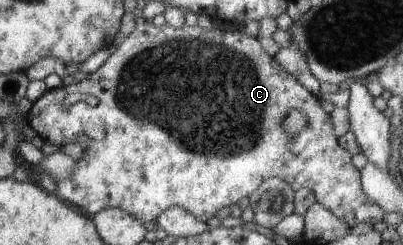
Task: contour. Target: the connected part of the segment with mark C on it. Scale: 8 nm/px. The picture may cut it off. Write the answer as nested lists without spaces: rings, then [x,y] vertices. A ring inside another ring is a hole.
[[[136,18],[135,22],[136,28],[134,31],[122,41],[122,44],[116,51],[112,52],[111,56],[96,71],[91,73],[88,79],[62,85],[56,89],[47,89],[38,100],[33,102],[30,111],[26,115],[29,126],[45,142],[58,145],[61,148],[66,143],[72,142],[84,143],[86,146],[85,157],[76,161],[77,169],[74,175],[68,180],[57,182],[55,195],[68,204],[72,203],[77,209],[84,211],[90,217],[106,208],[120,208],[126,210],[132,217],[135,217],[144,225],[155,222],[169,207],[176,206],[185,209],[196,219],[206,222],[211,217],[214,217],[222,207],[232,208],[243,197],[249,197],[264,180],[278,178],[290,184],[294,191],[298,191],[302,187],[308,187],[314,193],[316,202],[328,209],[328,211],[331,211],[338,219],[347,223],[350,228],[361,223],[369,223],[373,226],[375,223],[382,221],[383,211],[373,201],[370,201],[368,196],[362,191],[361,171],[352,164],[350,153],[338,143],[333,132],[333,123],[329,114],[322,108],[318,96],[308,91],[306,87],[301,86],[300,82],[286,72],[275,58],[269,57],[256,37],[248,36],[240,31],[224,31],[218,27],[214,30],[202,29],[199,26],[184,26],[182,29],[172,29],[168,25],[159,28],[154,26],[152,21],[143,18]],[[68,93],[94,95],[98,99],[98,104],[96,107],[91,107],[85,103],[78,103],[78,105],[74,106],[74,111],[77,111],[76,117],[58,117],[57,113],[60,113],[60,108],[64,107],[64,97]],[[294,108],[306,114],[307,124],[301,135],[298,134],[293,138],[282,129],[281,119],[283,115],[286,115]],[[84,123],[100,124],[106,132],[106,137],[102,141],[88,139],[86,133],[84,133]]]

